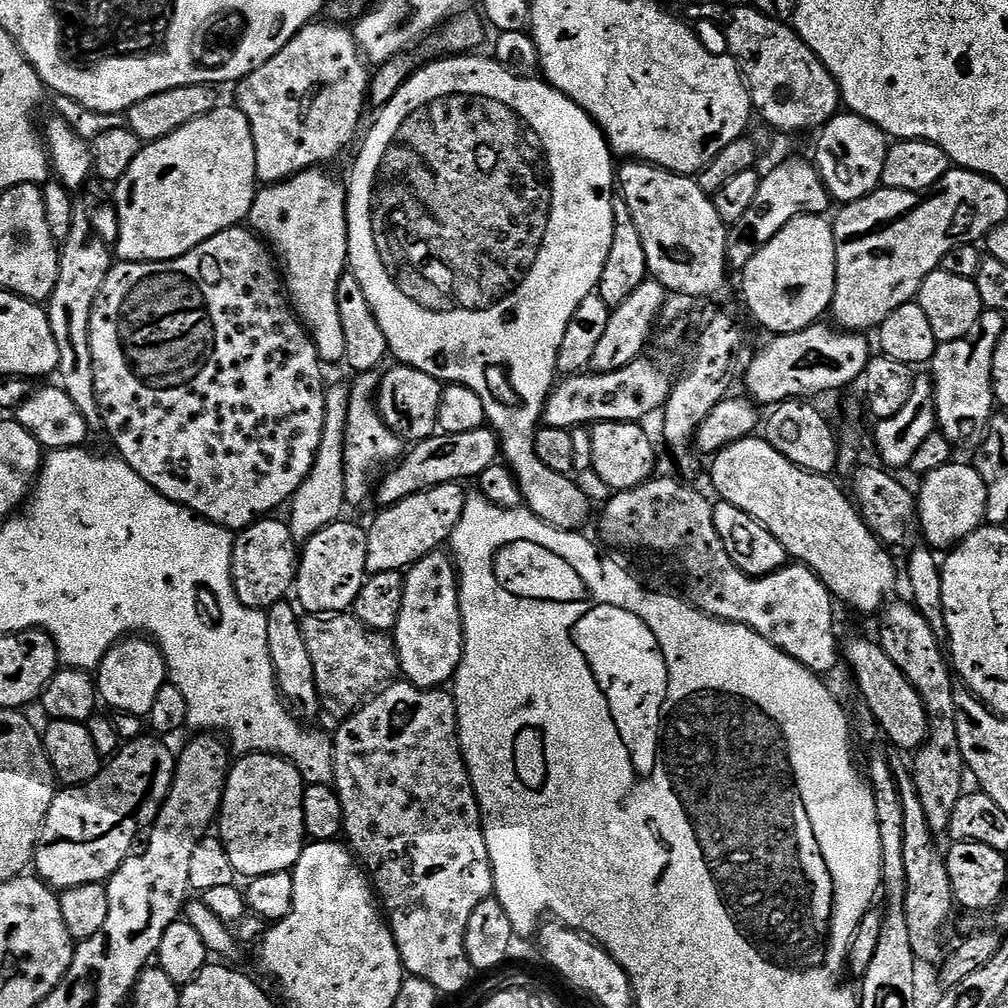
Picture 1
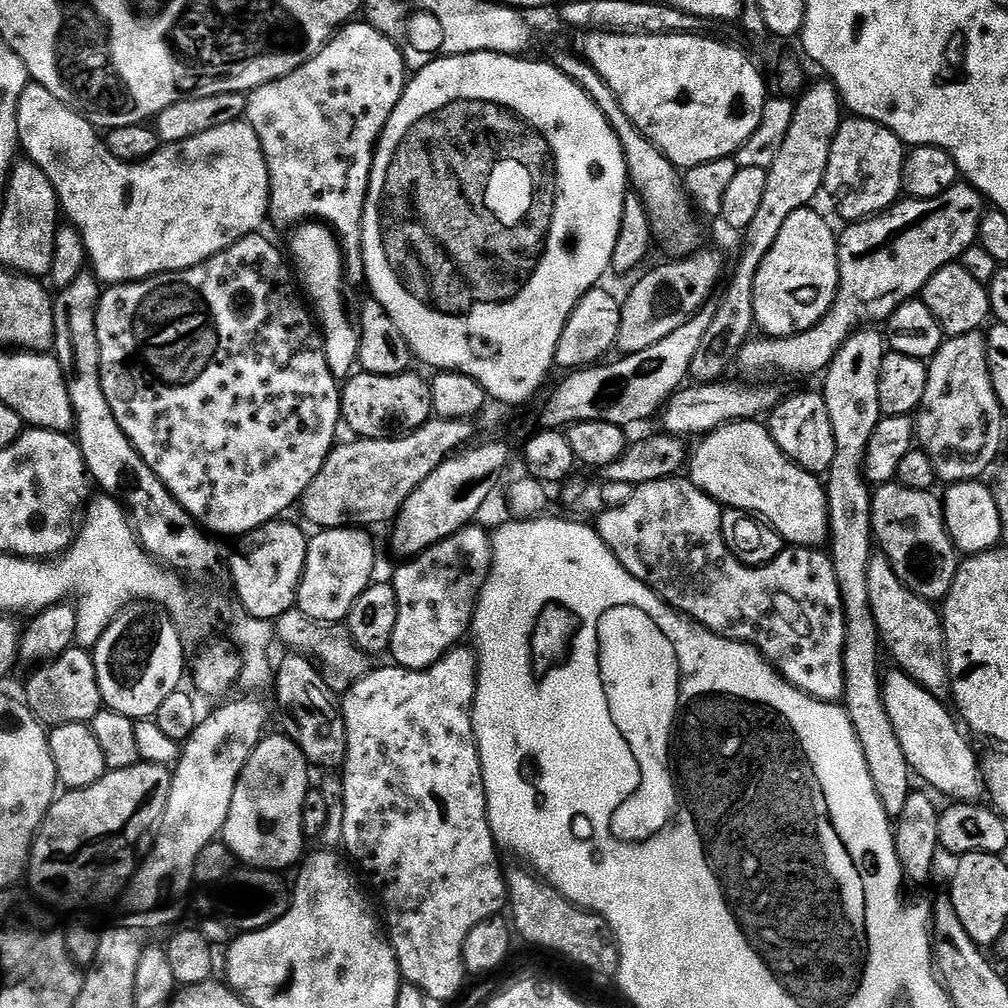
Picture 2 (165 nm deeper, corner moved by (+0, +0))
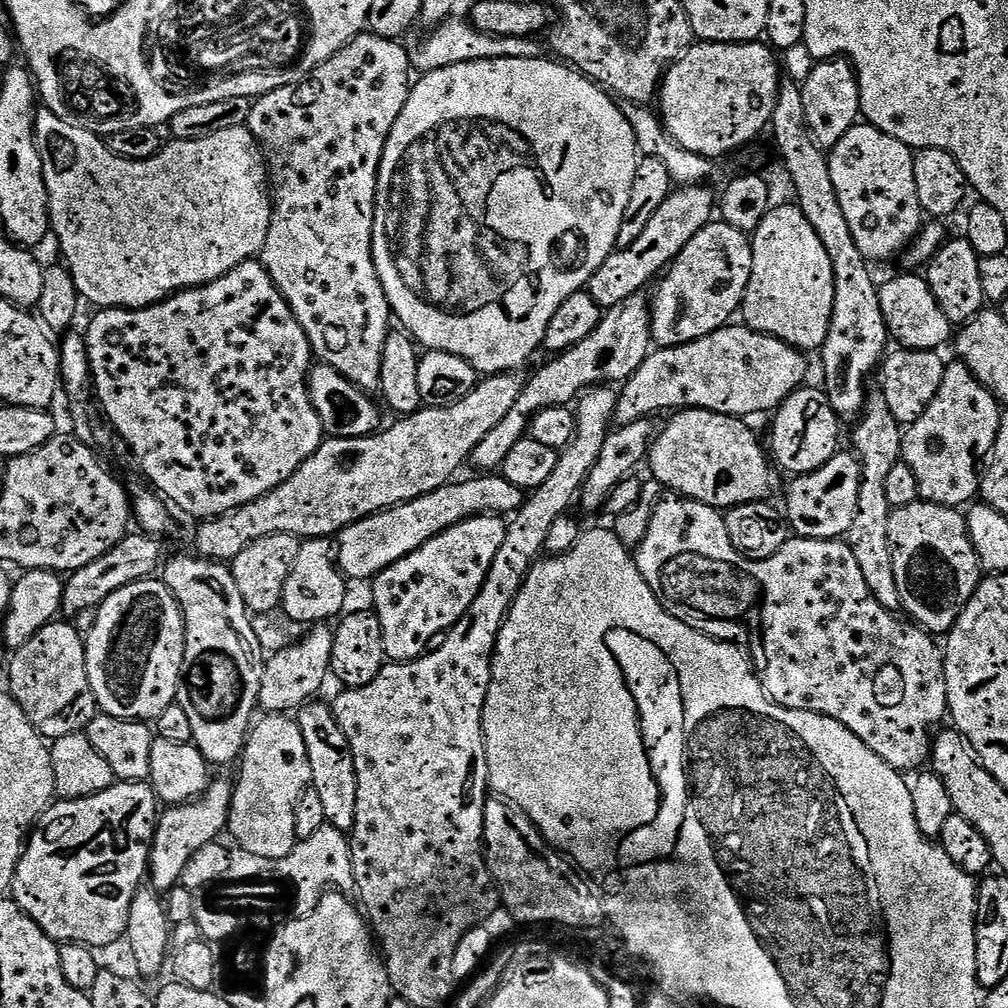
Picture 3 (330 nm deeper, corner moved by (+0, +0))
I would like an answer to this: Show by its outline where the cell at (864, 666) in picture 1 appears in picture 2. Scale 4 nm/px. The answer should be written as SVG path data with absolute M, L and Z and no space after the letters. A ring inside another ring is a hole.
M899 670L893 672L883 681L886 714L890 714L894 730L898 730L898 742L902 742L906 762L911 766L913 773L919 779L921 776L929 784L927 785L929 789L937 788L942 795L952 796L948 798L953 801L979 801L980 791L983 793L986 788L982 779L982 764L979 759L976 761L975 750L960 733L961 725L957 717L944 709L945 701L941 697L927 692L905 672Z

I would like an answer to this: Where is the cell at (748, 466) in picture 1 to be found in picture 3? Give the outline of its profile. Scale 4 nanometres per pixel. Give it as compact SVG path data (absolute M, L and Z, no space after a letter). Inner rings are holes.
M686 408L675 413L676 416L664 429L659 429L658 435L651 443L650 461L652 460L652 472L665 484L668 488L673 488L673 493L679 494L681 497L696 500L700 504L708 504L711 508L717 510L727 510L736 508L739 504L750 504L753 502L764 502L769 499L768 495L772 492L772 468L769 453L760 445L760 440L747 428L743 419L735 416L726 416L718 412L708 412L705 408Z

